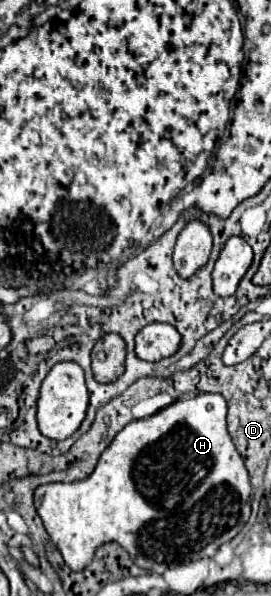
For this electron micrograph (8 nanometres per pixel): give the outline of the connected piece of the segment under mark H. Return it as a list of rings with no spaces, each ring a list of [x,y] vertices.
[[[202,392],[202,394],[194,394],[194,396],[186,398],[186,400],[176,400],[176,402],[172,402],[166,408],[162,408],[160,412],[156,412],[150,418],[132,420],[130,424],[126,424],[114,436],[114,440],[110,442],[110,446],[102,452],[102,456],[100,456],[94,472],[88,478],[78,480],[78,482],[70,482],[70,484],[42,484],[42,486],[38,486],[36,492],[34,492],[34,506],[36,506],[40,518],[42,518],[44,526],[46,526],[46,532],[50,534],[52,542],[60,550],[64,562],[74,572],[84,570],[92,562],[94,552],[96,552],[98,546],[102,546],[106,542],[118,542],[132,556],[132,560],[136,562],[136,566],[140,566],[140,568],[144,568],[148,572],[162,574],[170,566],[188,562],[194,554],[198,554],[198,556],[212,556],[214,550],[220,544],[230,542],[242,530],[242,526],[248,522],[248,516],[250,516],[250,496],[252,496],[252,486],[250,486],[248,470],[246,470],[244,460],[238,454],[238,450],[234,448],[234,444],[230,440],[230,434],[226,430],[226,400],[220,394],[206,394],[206,392]]]

